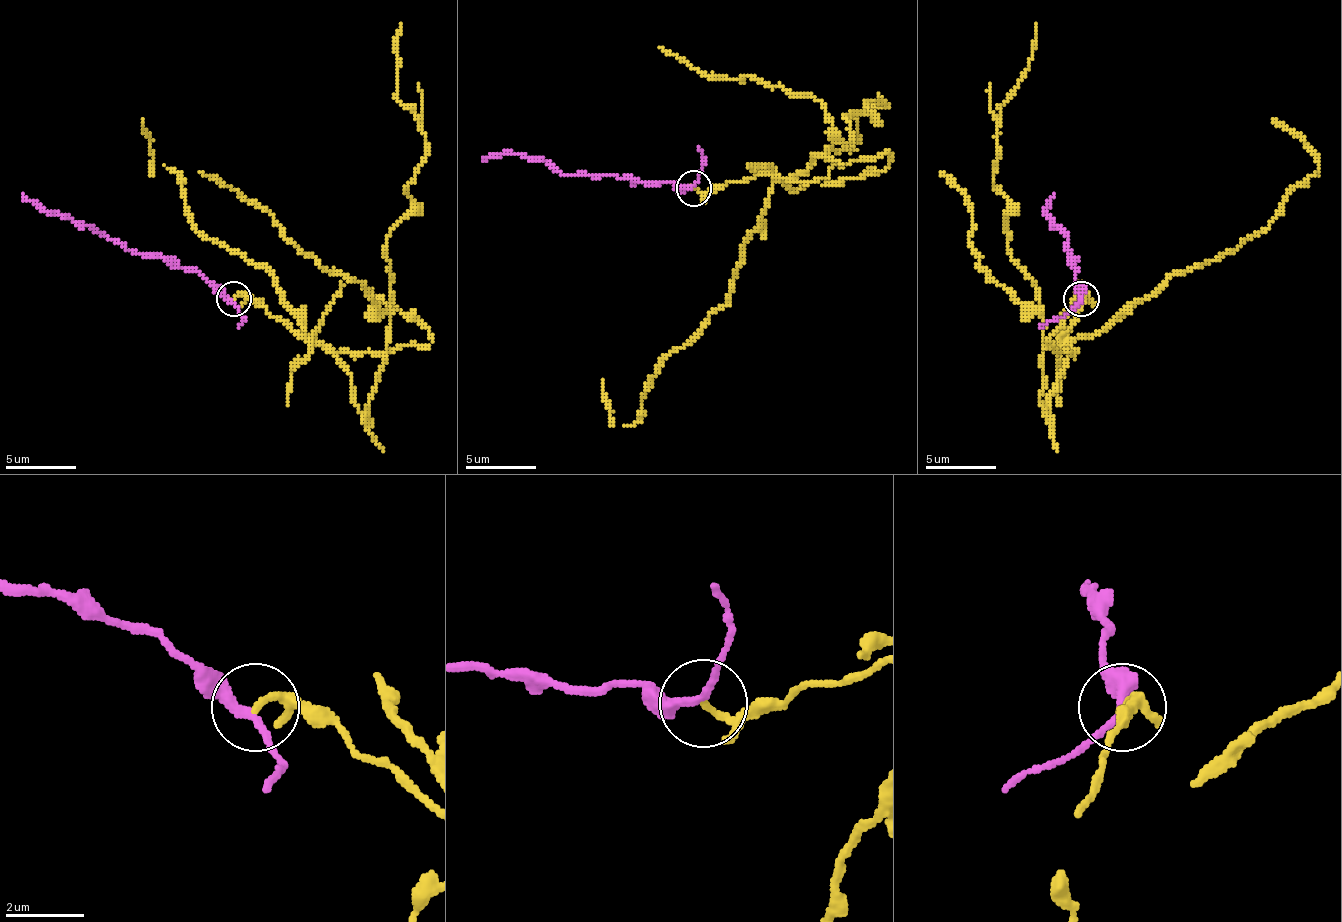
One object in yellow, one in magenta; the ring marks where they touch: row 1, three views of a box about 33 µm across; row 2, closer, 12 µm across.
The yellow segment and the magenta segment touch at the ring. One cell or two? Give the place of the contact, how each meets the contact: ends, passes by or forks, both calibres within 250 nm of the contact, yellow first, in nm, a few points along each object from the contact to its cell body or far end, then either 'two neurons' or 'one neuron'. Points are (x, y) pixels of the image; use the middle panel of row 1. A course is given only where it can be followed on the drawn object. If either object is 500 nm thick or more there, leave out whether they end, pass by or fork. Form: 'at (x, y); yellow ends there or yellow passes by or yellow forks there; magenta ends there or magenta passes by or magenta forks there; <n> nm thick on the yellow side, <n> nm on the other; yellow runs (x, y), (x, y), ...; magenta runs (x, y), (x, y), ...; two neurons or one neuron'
at (694, 188); yellow ends there; magenta passes by; 180 nm thick on the yellow side, 220 nm on the other; yellow runs (695, 189), (790, 178), (850, 150), (847, 115), (885, 104), (857, 118), (861, 143); magenta runs (691, 189), (656, 182), (634, 182), (613, 175), (560, 175), (543, 161), (507, 153), (482, 161); two neurons

